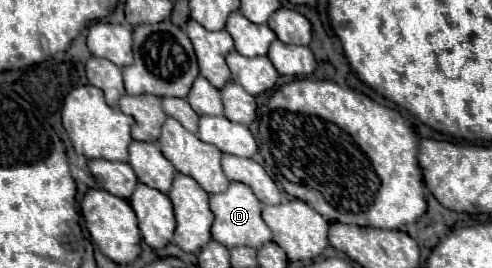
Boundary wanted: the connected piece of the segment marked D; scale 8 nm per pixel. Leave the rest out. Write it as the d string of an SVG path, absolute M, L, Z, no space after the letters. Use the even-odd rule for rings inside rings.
M231 182L225 192L211 194L209 204L215 214L215 222L211 226L211 236L213 236L213 240L221 242L223 246L227 246L227 248L237 248L237 246L261 248L265 242L271 240L271 230L261 218L261 202L257 200L257 196L251 192L249 186L245 186L241 182Z

